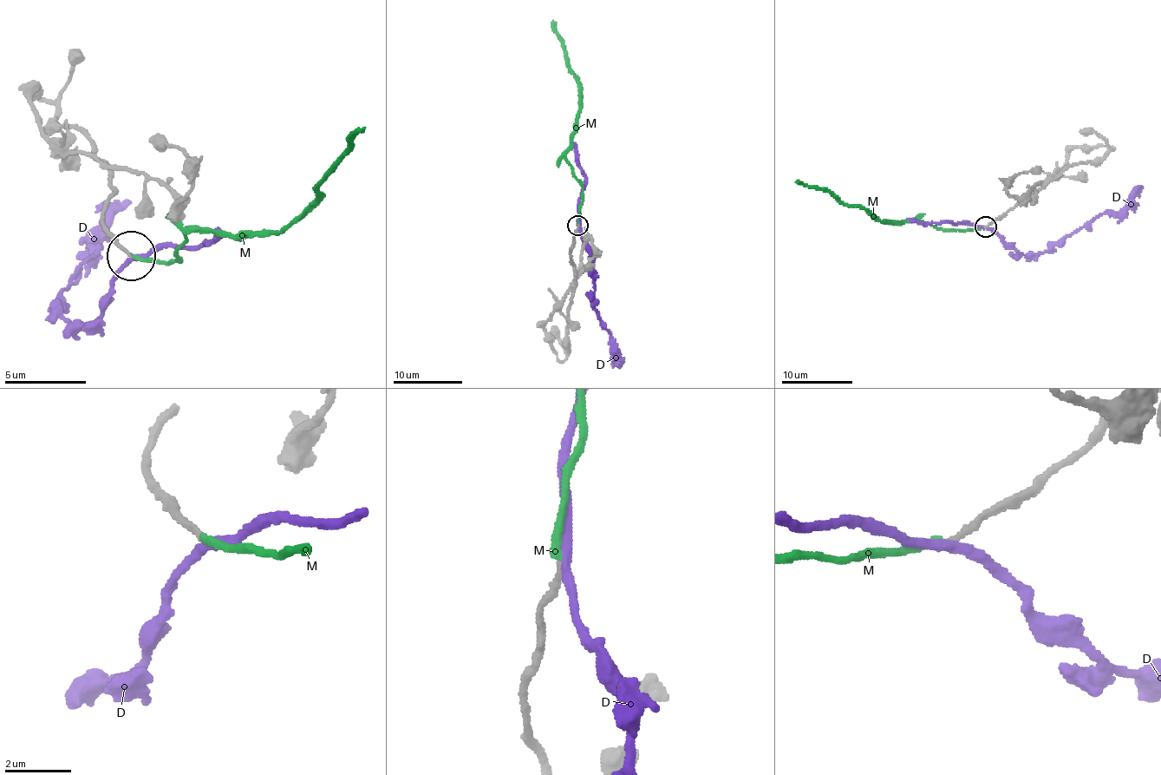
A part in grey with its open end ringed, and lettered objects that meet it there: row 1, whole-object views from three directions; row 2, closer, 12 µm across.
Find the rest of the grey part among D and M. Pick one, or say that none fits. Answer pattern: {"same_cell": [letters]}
{"same_cell": ["M"]}

